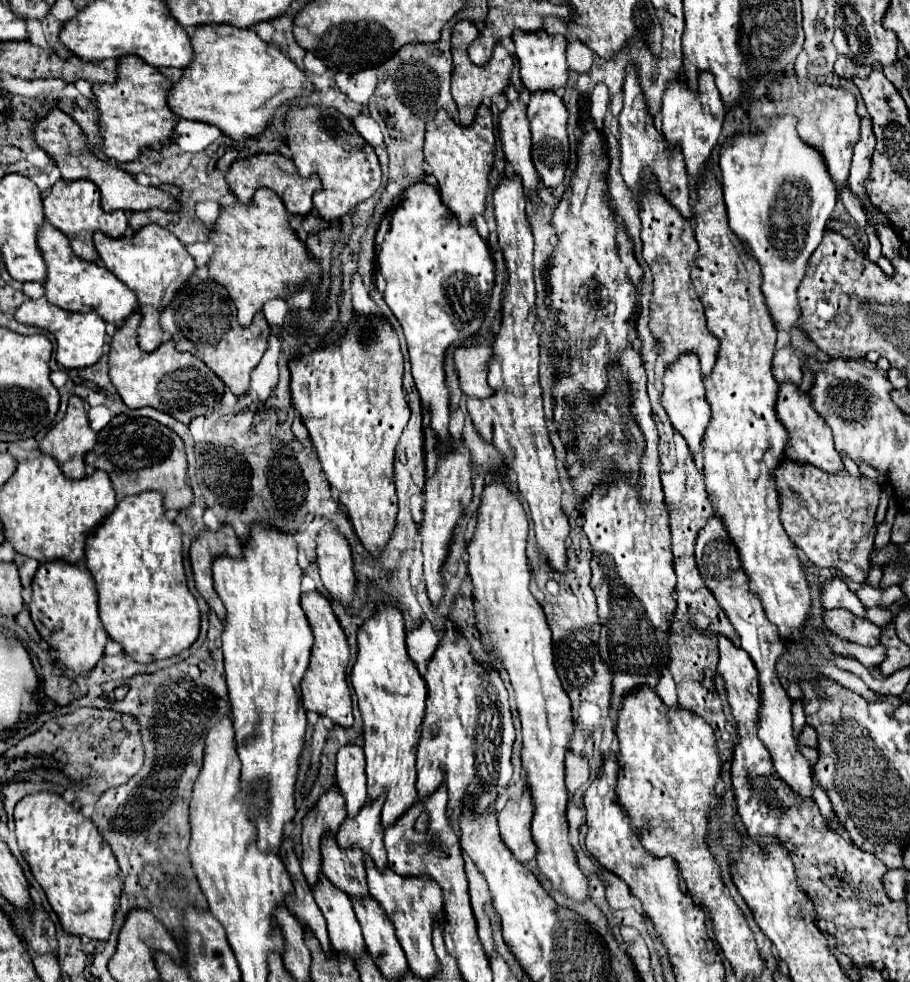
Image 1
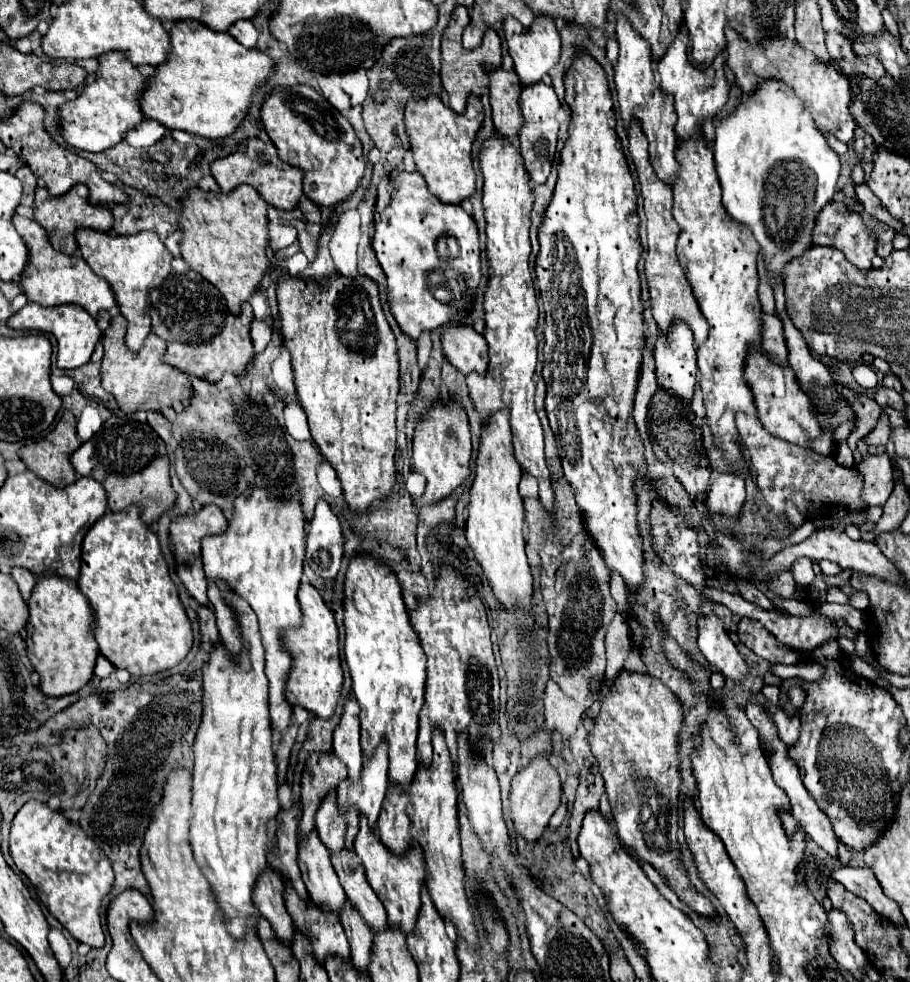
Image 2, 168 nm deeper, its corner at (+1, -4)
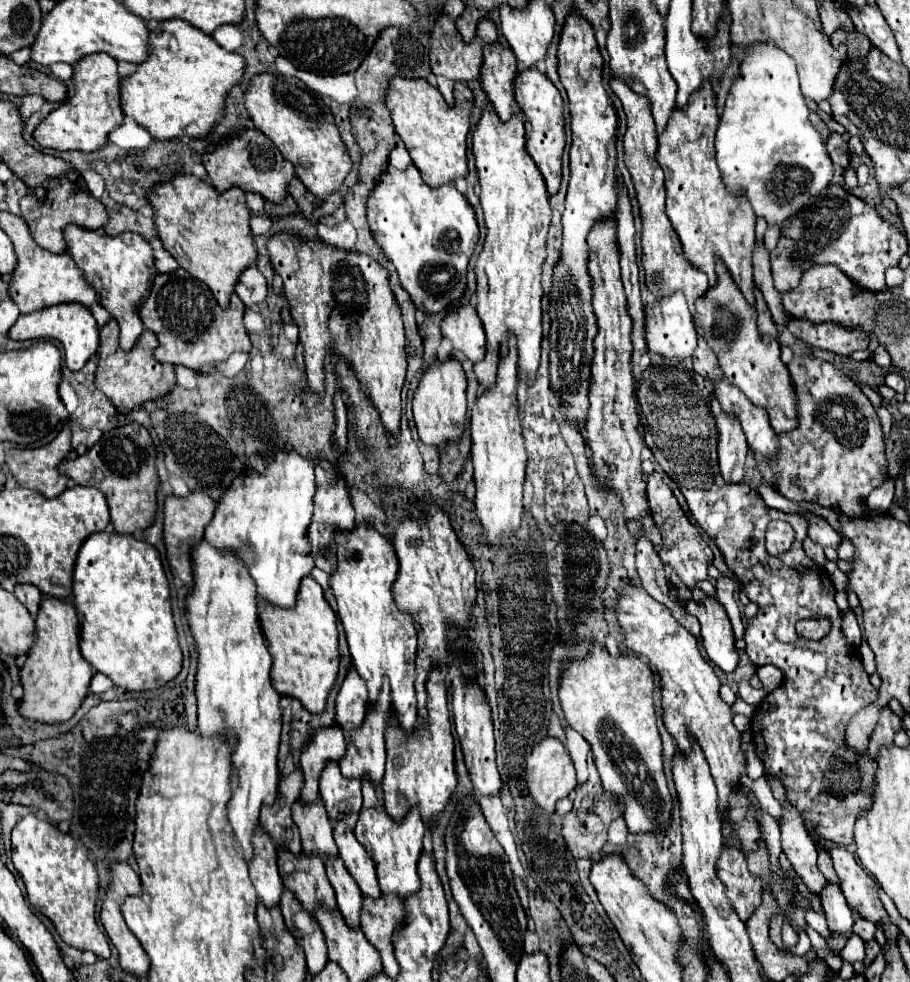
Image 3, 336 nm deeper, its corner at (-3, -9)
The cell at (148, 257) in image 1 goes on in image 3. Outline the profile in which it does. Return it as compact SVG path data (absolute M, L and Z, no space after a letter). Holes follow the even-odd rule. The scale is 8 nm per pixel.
M67 225L63 229L63 239L67 253L73 257L75 265L83 271L87 283L99 293L99 305L109 311L109 315L119 323L119 347L129 351L139 335L143 333L143 321L139 317L139 303L143 301L149 281L157 275L153 267L151 245L131 231L119 235L103 235L99 231L89 231L79 225Z

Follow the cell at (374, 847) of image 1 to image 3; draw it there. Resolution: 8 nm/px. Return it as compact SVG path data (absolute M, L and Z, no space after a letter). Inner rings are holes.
M383 677L379 699L375 701L375 705L367 707L367 715L361 721L361 725L351 733L347 733L347 751L345 757L339 759L339 767L345 777L363 779L363 775L369 775L379 789L379 779L383 779L383 769L385 769L385 719L389 715L389 709L391 709L391 687L387 683L387 677Z

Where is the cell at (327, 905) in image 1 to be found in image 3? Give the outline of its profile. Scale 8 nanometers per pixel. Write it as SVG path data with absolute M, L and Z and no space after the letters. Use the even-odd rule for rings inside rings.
M317 797L313 803L303 803L303 799L297 799L293 803L293 819L301 831L303 849L307 853L317 851L323 859L337 855L337 847L333 841L333 827L321 797Z

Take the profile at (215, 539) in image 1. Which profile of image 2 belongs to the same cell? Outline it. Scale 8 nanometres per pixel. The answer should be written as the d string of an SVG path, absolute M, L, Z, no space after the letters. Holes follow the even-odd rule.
M207 506L193 516L181 516L177 520L173 520L173 524L171 524L171 542L173 542L175 556L177 556L177 574L183 580L189 594L203 606L209 606L209 598L207 598L203 564L201 564L201 540L205 536L217 536L217 534L225 534L225 532L227 532L227 518L223 516L223 512L217 506Z

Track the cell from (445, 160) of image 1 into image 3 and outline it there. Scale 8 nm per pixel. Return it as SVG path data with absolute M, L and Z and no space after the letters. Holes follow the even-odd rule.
M391 77L387 85L387 109L391 111L393 125L401 141L405 143L413 163L421 171L423 179L431 187L443 183L453 183L457 175L467 175L467 133L469 117L473 107L473 93L467 85L455 83L455 105L449 105L437 87L429 85L425 79Z

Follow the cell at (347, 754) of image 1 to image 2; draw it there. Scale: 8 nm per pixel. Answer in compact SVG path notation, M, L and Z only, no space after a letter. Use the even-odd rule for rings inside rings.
M351 698L345 702L341 724L333 732L333 754L345 762L349 770L349 780L357 782L363 768L361 746L361 728L359 728L359 704Z

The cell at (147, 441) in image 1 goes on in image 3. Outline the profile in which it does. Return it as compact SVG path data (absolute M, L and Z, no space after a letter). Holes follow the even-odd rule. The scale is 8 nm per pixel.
M129 423L103 433L95 447L73 461L63 461L57 469L77 485L89 485L103 491L109 503L111 523L119 535L131 535L139 529L147 529L153 523L159 477L155 471L155 445L143 425Z

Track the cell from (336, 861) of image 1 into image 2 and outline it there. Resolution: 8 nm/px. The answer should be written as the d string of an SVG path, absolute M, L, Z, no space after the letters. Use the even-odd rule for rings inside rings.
M331 794L331 798L327 798L323 806L319 806L319 814L315 816L315 830L325 848L331 854L339 854L343 850L353 850L359 820L351 818L351 822L343 822L335 806L335 794Z

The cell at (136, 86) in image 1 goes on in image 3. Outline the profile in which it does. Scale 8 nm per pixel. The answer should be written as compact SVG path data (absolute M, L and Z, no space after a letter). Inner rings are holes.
M93 53L83 57L73 67L73 97L53 109L33 131L33 139L51 149L59 151L95 151L105 145L107 135L111 129L121 125L123 113L119 103L119 83L121 77L117 73L117 61L103 53Z

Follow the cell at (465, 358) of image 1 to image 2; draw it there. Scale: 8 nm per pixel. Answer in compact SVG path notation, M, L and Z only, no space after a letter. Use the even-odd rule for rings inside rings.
M471 326L463 328L447 328L443 332L443 352L445 358L463 374L477 372L481 376L487 374L489 358L487 358L487 342L481 334L477 334Z

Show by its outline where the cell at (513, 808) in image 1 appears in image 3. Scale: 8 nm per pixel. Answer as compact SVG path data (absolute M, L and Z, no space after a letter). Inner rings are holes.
M543 737L531 751L529 761L527 761L527 783L529 783L529 797L537 803L537 807L541 809L541 813L553 813L555 811L555 801L567 797L575 785L577 785L577 777L575 777L575 767L571 757L567 755L563 743L557 737Z

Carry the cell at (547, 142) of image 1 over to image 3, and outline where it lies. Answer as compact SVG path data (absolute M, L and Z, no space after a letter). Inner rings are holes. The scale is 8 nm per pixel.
M529 67L517 73L515 77L515 101L525 113L527 127L527 151L537 163L545 183L547 193L555 195L561 185L561 155L565 147L565 131L563 131L563 101L557 87L543 75L537 67Z

